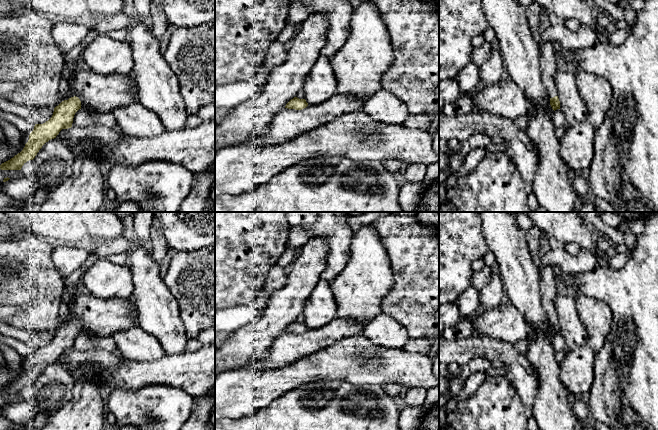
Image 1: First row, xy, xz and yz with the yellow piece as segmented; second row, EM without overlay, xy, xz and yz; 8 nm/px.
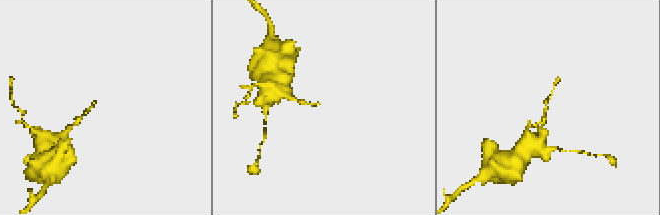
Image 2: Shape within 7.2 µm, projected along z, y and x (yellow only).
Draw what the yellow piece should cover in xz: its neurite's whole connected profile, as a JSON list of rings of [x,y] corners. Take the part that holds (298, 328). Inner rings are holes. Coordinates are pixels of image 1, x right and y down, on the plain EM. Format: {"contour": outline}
{"contour": [[[294,321],[291,323],[285,330],[285,332],[288,333],[295,333],[295,334],[302,334],[308,330],[308,327],[305,323],[299,323],[297,321]]]}

